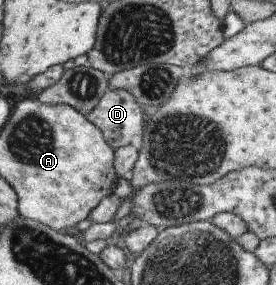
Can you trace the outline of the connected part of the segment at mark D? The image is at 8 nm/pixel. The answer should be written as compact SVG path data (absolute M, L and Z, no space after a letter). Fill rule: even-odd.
M107 90L85 117L100 129L106 143L120 148L129 145L133 135L142 135L145 121L140 108L128 91Z

